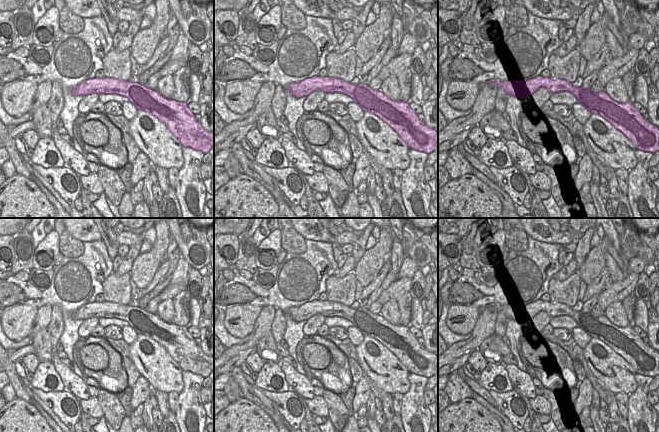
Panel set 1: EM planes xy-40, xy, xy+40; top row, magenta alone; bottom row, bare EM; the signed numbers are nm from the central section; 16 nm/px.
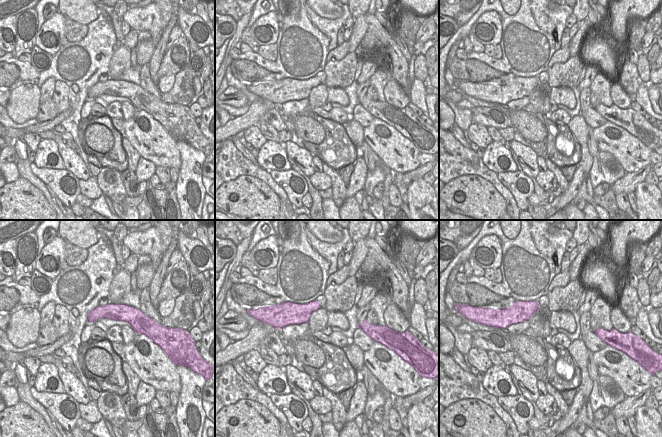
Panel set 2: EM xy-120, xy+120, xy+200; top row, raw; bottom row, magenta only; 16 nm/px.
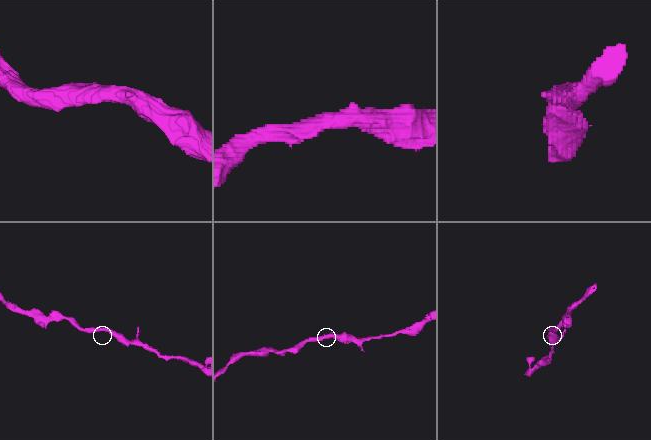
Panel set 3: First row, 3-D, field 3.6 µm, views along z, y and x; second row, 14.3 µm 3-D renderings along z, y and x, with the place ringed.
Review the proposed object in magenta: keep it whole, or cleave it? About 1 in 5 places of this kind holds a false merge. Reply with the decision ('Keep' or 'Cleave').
Keep

